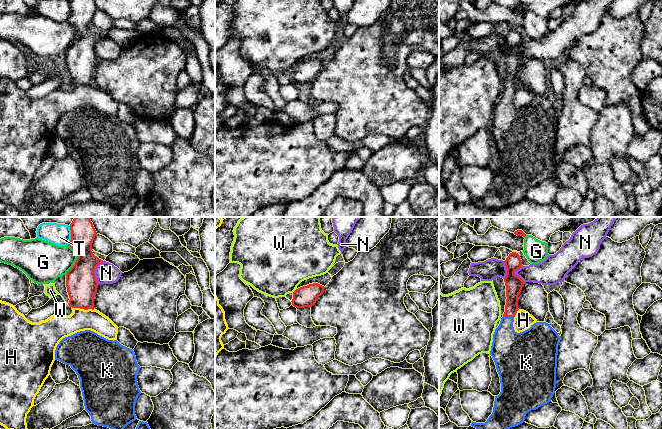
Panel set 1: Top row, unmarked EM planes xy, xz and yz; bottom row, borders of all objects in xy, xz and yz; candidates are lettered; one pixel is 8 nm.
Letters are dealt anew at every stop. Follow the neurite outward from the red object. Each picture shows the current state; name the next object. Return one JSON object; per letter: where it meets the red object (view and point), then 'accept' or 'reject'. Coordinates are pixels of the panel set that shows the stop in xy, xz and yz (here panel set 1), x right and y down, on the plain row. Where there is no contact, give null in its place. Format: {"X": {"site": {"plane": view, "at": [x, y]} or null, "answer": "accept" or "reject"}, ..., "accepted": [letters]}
{"G": {"site": {"plane": "xy", "at": [76, 36]}, "answer": "reject"}, "H": {"site": {"plane": "xy", "at": [83, 84]}, "answer": "reject"}, "K": {"site": {"plane": "yz", "at": [508, 92]}, "answer": "accept"}, "N": {"site": {"plane": "xy", "at": [94, 46]}, "answer": "reject"}, "T": {"site": {"plane": "xy", "at": [71, 11]}, "answer": "reject"}, "W": {"site": {"plane": "xz", "at": [295, 66]}, "answer": "reject"}, "accepted": ["K"]}

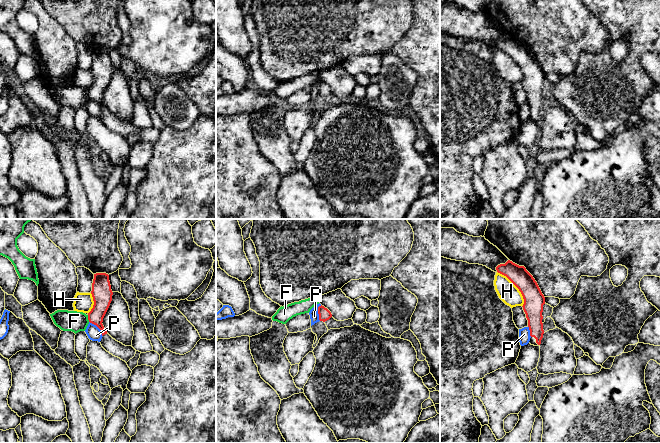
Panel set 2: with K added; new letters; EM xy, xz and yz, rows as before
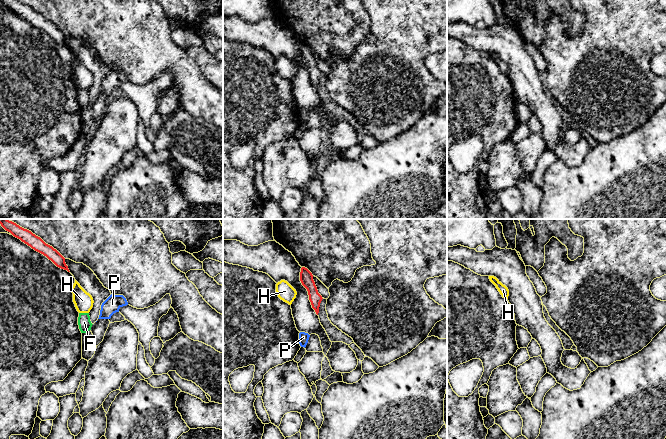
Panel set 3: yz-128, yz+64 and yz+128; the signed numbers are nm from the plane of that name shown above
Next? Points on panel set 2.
{"F": {"site": {"plane": "xy", "at": [88, 94]}, "answer": "reject"}, "H": {"site": {"plane": "yz", "at": [516, 62]}, "answer": "reject"}, "P": {"site": {"plane": "xy", "at": [98, 103]}, "answer": "reject"}, "accepted": []}

